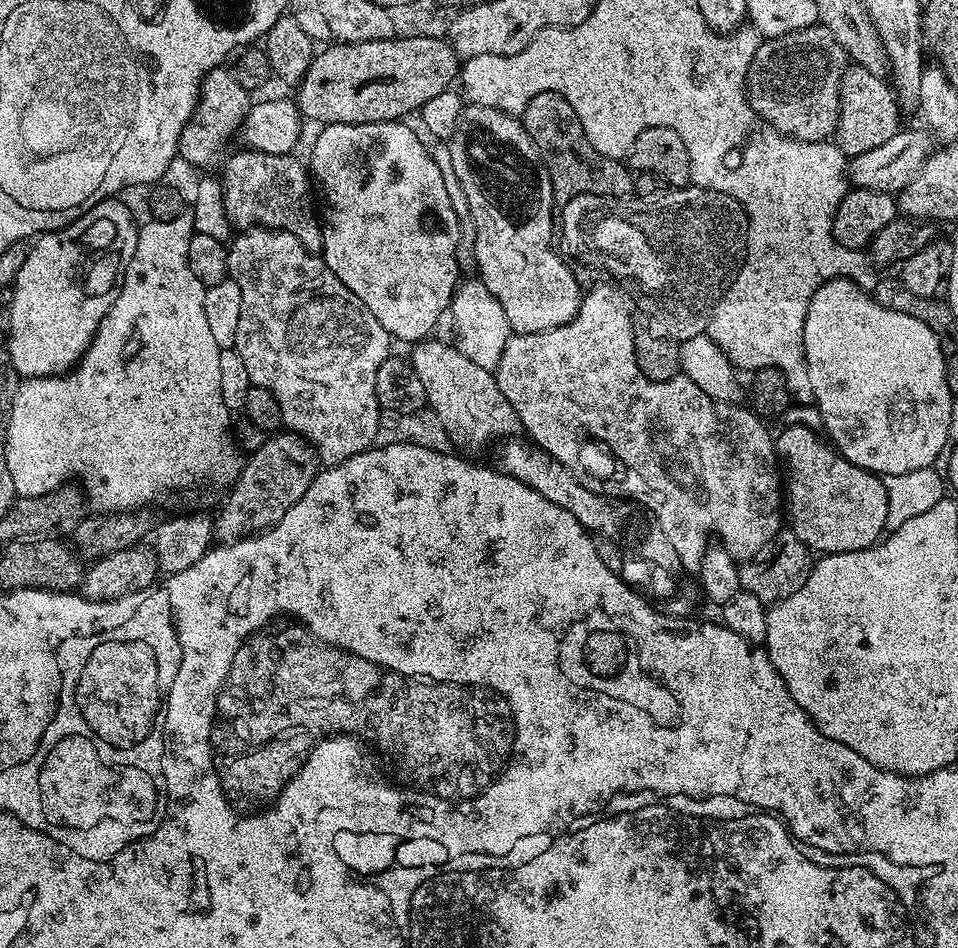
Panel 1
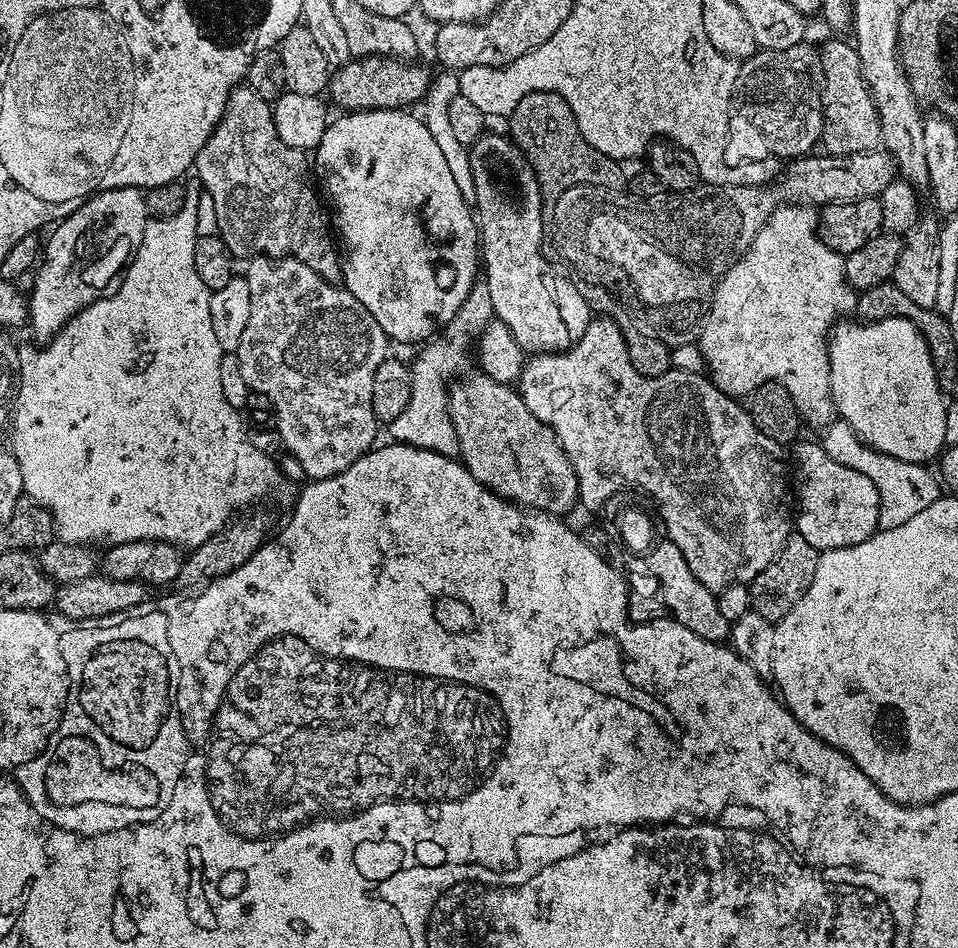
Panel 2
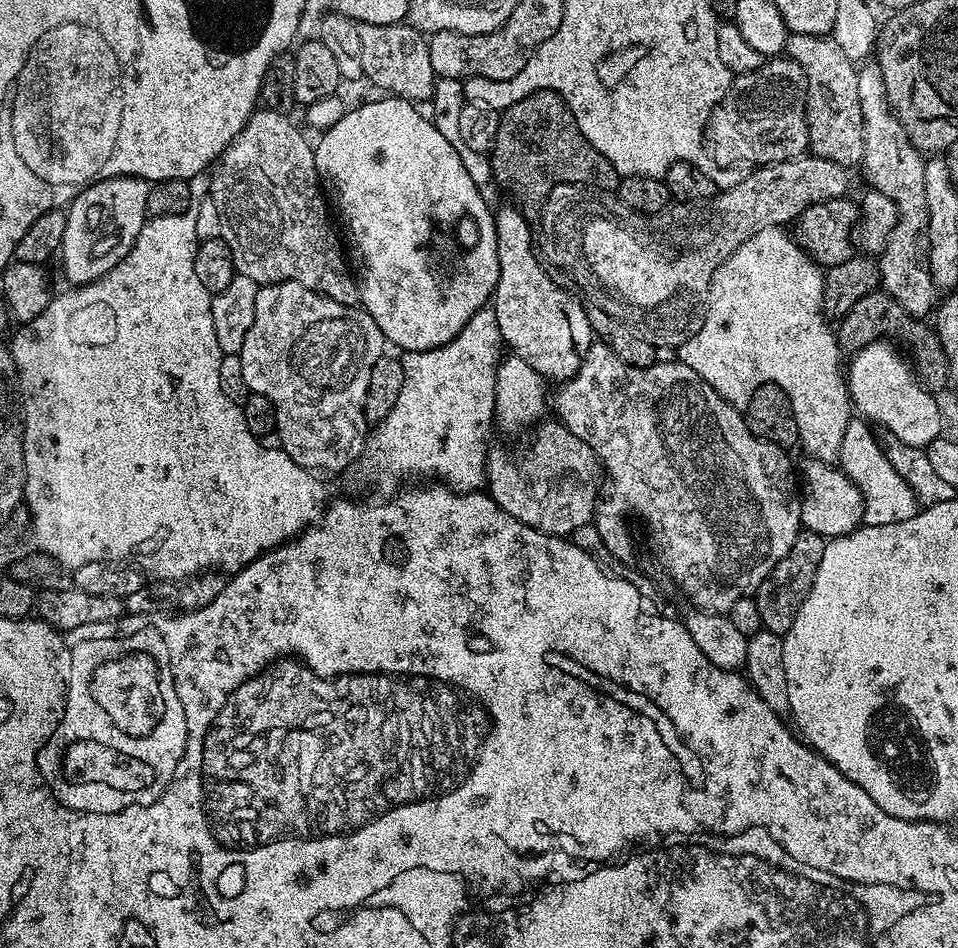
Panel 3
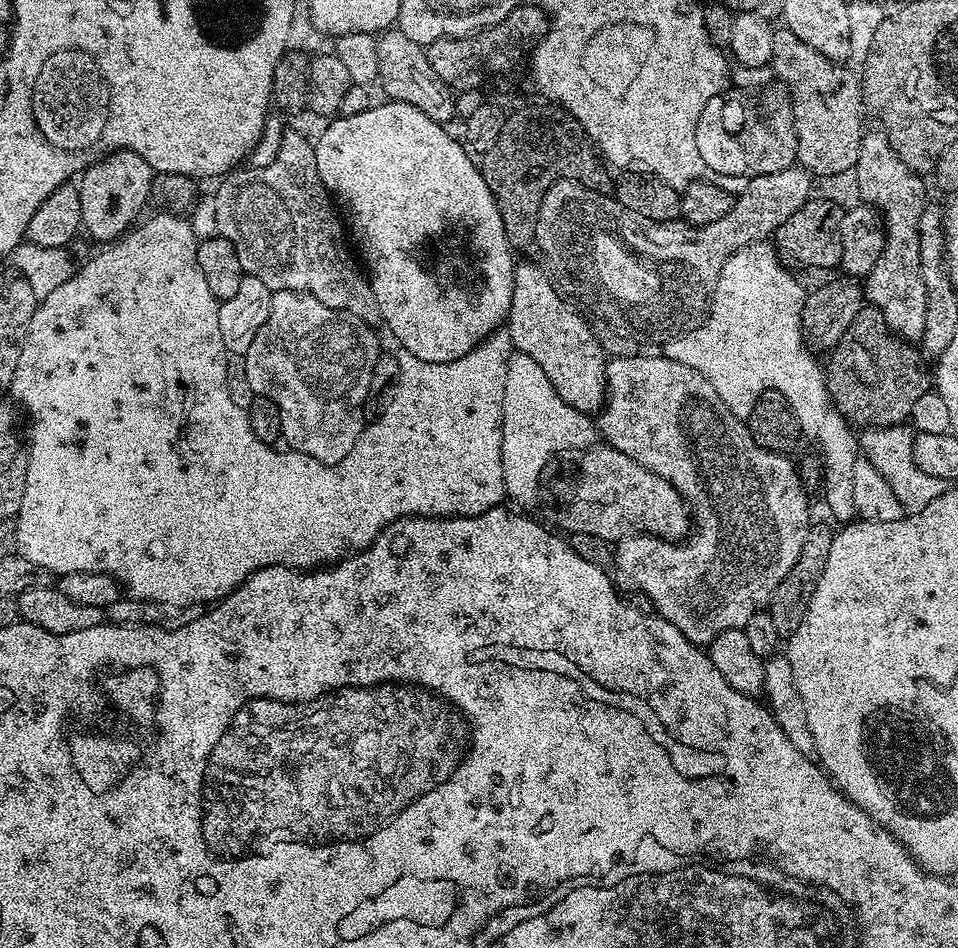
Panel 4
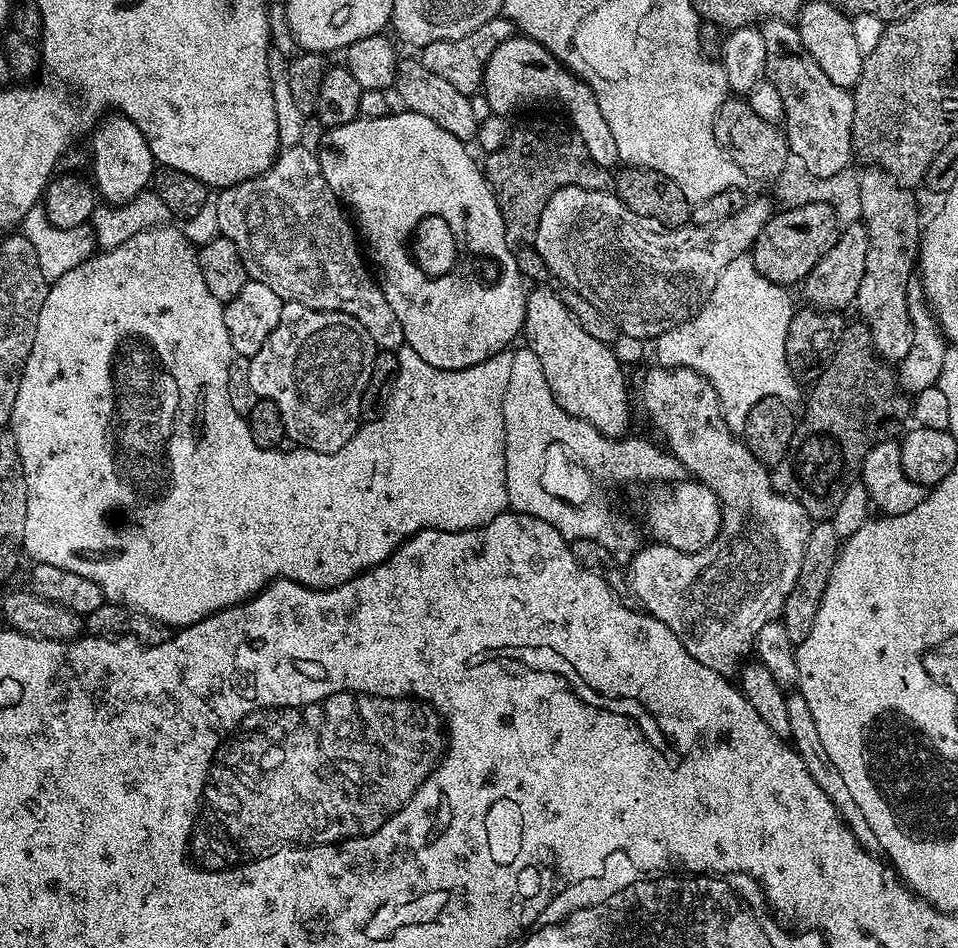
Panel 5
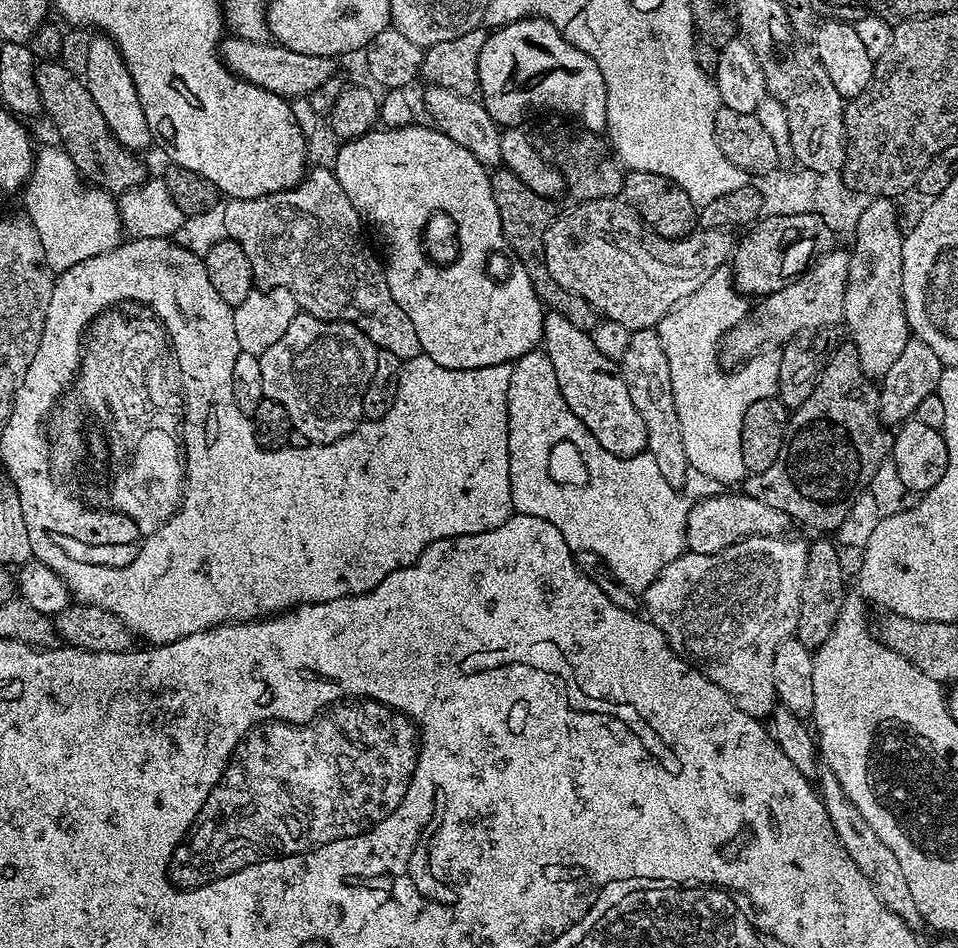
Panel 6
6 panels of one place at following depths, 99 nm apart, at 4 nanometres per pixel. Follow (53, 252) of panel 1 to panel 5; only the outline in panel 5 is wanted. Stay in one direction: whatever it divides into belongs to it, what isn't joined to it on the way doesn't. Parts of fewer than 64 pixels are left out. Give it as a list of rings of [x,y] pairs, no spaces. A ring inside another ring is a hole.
[[[108,114],[91,133],[92,176],[95,191],[105,205],[125,204],[134,199],[139,192],[145,191],[152,183],[152,173],[157,167],[156,157],[150,154],[146,138],[122,114]]]

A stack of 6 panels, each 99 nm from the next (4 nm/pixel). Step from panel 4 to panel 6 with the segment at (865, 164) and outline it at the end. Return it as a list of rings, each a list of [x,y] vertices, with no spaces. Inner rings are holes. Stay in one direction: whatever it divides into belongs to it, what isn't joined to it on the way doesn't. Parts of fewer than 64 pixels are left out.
[[[869,199],[866,210],[862,210],[862,218],[858,218],[858,226],[854,233],[852,248],[850,247],[850,270],[844,291],[843,327],[848,327],[850,342],[858,350],[858,362],[867,376],[882,378],[894,361],[902,355],[902,349],[910,339],[910,329],[904,299],[902,298],[902,246],[905,233],[900,232],[900,216],[891,199]]]

